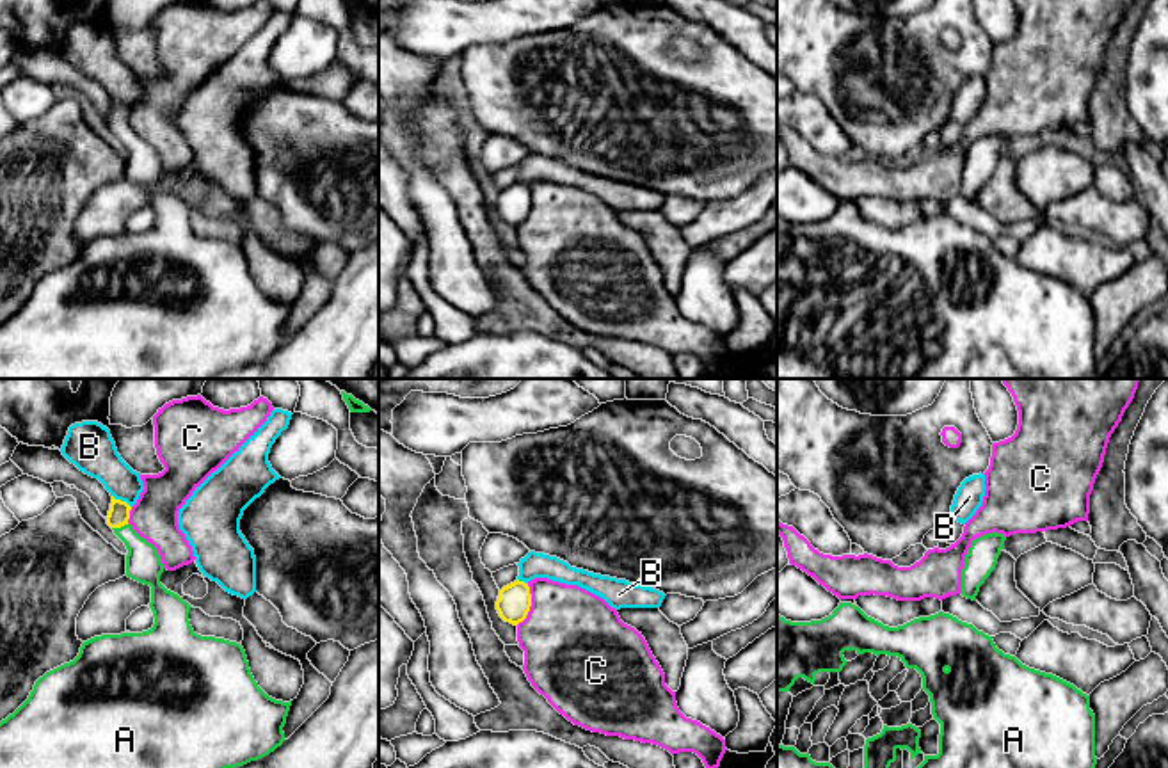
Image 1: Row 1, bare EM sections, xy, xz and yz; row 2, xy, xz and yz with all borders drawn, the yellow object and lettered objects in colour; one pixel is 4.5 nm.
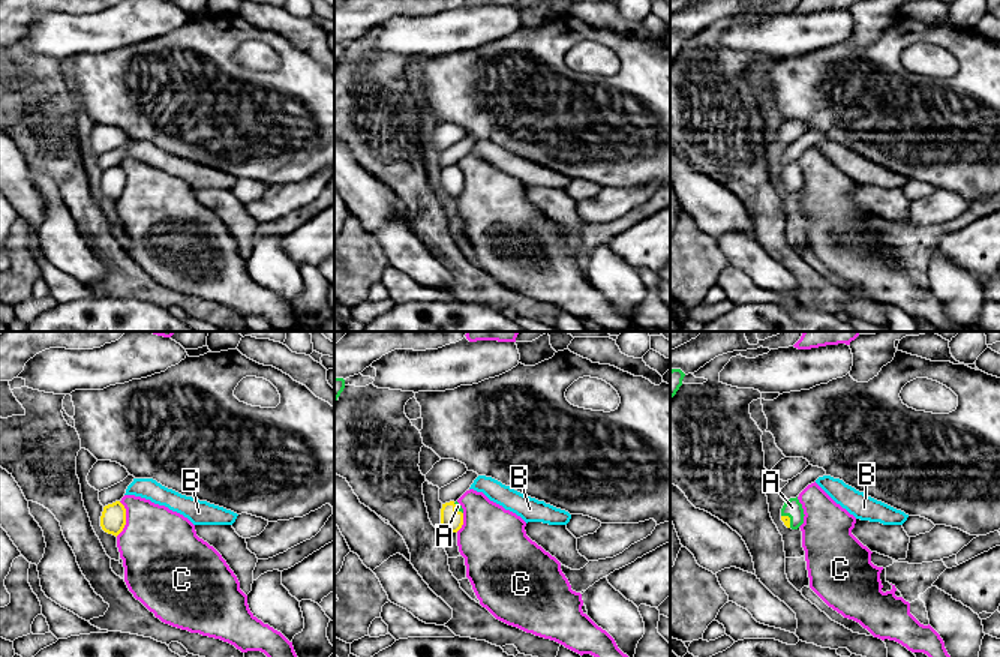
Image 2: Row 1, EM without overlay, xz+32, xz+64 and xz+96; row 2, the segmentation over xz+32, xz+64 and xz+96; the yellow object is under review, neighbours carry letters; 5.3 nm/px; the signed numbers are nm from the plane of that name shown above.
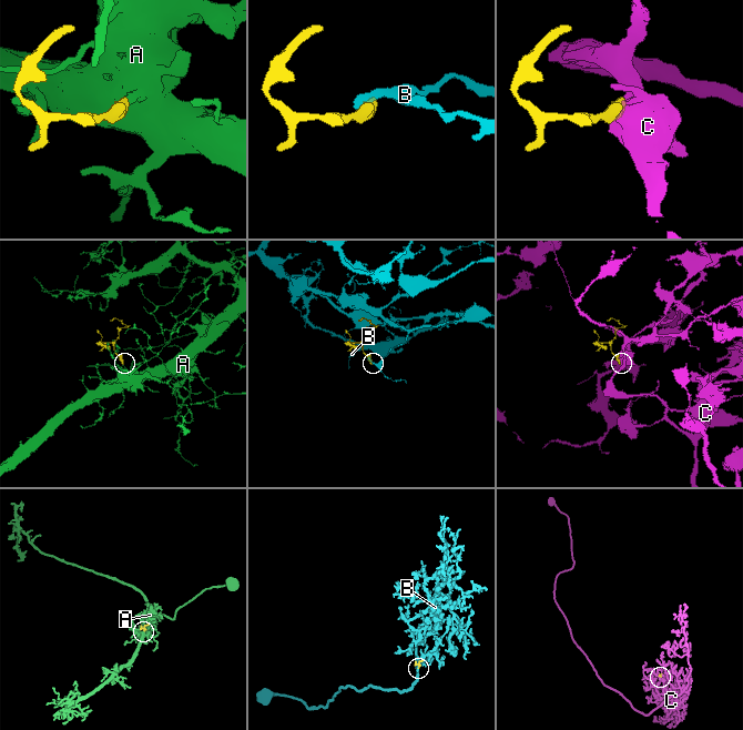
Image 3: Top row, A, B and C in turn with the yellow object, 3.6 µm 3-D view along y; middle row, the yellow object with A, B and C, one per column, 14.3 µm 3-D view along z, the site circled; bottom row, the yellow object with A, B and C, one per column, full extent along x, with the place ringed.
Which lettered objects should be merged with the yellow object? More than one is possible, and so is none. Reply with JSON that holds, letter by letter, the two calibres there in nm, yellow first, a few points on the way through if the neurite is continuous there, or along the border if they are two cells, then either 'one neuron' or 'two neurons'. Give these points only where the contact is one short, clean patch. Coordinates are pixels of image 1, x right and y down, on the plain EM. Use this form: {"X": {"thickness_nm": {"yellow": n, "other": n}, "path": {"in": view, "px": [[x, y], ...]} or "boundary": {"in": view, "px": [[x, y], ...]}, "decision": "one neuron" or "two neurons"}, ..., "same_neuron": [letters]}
{"A": {"thickness_nm": {"yellow": 100, "other": 160}, "path": {"in": "xy", "px": [[118, 118], [120, 128], [137, 148], [143, 164]]}, "decision": "one neuron"}, "B": {"thickness_nm": {"yellow": 100, "other": 200}, "boundary": {"in": "xy", "px": [[112, 96], [130, 109]]}, "decision": "two neurons"}, "C": {"thickness_nm": {"yellow": 150, "other": 460}, "decision": "two neurons"}, "same_neuron": ["A"]}

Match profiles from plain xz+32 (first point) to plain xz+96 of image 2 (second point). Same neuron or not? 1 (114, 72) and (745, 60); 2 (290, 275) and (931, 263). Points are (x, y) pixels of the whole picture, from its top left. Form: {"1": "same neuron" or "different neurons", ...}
{"1": "different neurons", "2": "same neuron"}

